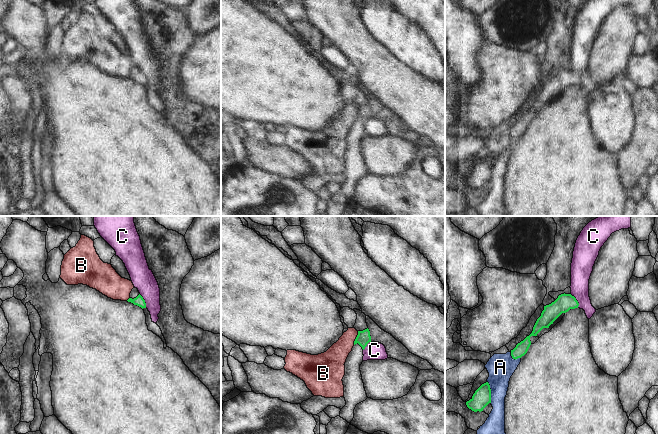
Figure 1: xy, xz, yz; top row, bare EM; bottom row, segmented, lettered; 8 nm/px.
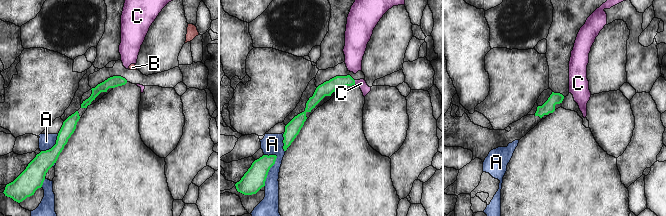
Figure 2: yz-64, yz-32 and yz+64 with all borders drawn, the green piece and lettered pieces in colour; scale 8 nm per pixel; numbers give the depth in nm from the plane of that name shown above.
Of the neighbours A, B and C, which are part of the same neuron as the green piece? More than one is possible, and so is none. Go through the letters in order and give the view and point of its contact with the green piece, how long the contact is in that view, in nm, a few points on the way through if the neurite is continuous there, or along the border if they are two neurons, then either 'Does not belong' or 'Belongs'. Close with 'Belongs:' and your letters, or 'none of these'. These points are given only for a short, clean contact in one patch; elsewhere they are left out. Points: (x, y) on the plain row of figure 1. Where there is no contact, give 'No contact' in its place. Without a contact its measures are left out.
A: Touches green at yz (490, 168). Shared border 180 nm. Boundary: yz (487, 157), (490, 163), (491, 178). Does not belong
B: Touches green at xz (356, 114). Shared border 120 nm. Path across: xz (363, 114), (356, 114), (334, 134). Belongs
C: Touches green at yz (576, 76). Shared border 130 nm. Boundary: yz (570, 70), (577, 77), (578, 83). Does not belong
Belongs: B.

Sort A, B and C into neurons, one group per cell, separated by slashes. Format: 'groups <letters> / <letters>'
groups A / B / C

